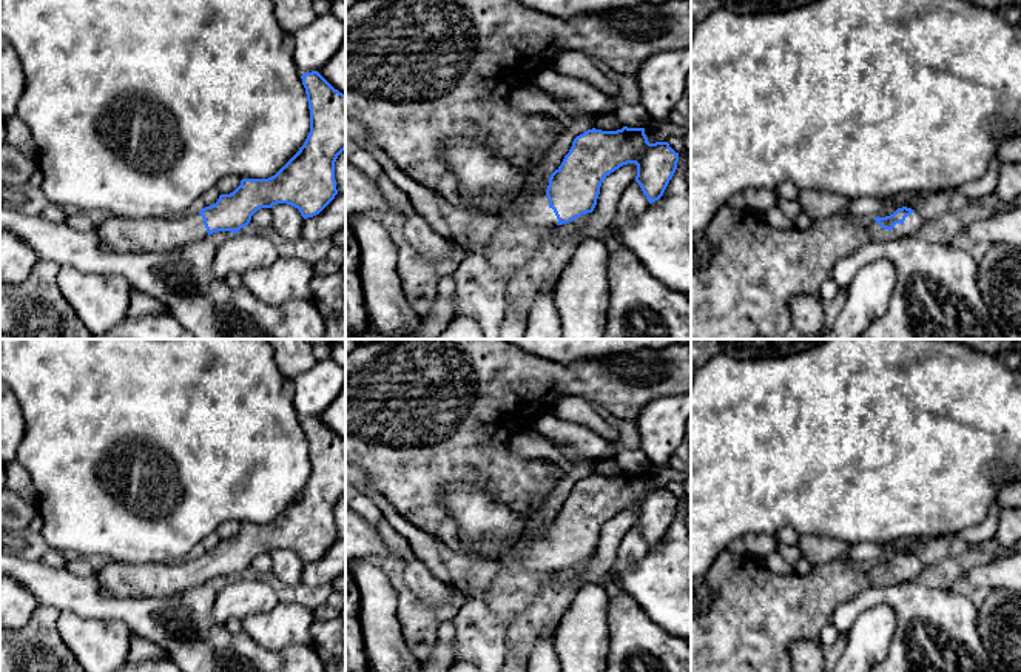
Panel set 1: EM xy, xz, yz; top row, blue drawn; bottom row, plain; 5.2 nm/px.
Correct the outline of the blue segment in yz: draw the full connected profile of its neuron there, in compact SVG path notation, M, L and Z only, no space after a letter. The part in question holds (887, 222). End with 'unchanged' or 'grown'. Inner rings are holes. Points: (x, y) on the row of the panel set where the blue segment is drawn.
M722 205L709 225L691 234L691 339L780 339L791 328L790 302L821 296L834 265L873 242L910 237L922 216L907 207L859 227L845 213L813 220L808 230L777 230L762 213Z; grown

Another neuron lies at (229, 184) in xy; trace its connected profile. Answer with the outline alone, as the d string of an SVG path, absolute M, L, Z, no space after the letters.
M230 174L230 176L222 177L216 183L216 188L219 190L221 194L230 194L241 185L241 180L242 180L242 177L239 177L236 174Z

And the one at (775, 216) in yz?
M777 207L767 210L763 217L777 230L788 230L794 227L793 220L788 219Z

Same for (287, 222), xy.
M278 203L273 205L270 210L273 216L273 234L290 242L302 239L304 217L301 216L298 208L287 203Z

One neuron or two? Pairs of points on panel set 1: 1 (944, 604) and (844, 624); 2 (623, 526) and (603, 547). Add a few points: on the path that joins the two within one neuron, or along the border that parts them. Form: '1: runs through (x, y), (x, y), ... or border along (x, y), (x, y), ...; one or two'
1: runs through (918, 604), (904, 598), (867, 600); one
2: runs through (619, 530), (608, 543); one

